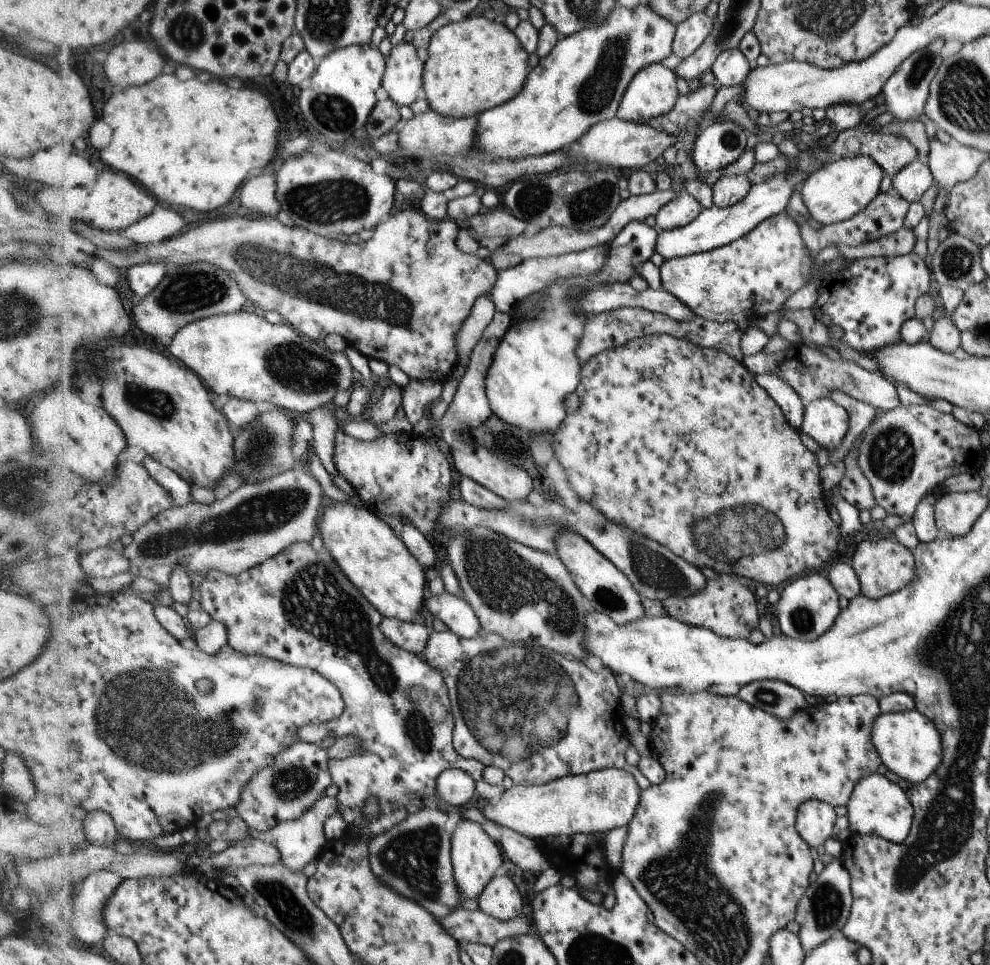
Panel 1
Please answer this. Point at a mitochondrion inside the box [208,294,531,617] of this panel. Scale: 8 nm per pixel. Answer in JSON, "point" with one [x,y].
{"point":[302,370]}

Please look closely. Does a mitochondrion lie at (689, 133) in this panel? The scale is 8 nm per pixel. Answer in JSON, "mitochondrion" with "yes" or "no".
{"mitochondrion":"no"}

